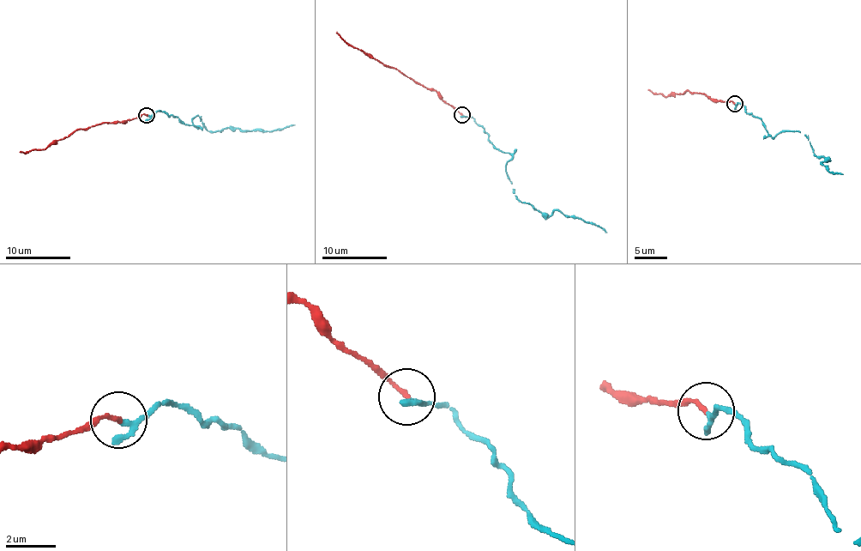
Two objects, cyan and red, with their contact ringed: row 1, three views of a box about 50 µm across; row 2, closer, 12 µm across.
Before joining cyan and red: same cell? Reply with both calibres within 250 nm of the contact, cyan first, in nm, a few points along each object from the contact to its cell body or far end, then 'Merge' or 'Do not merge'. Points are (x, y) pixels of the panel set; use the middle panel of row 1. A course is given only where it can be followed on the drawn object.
Thickness 170 nm (cyan) against 170 nm. Course of cyan: (462, 115), (470, 117), (497, 148), (512, 157), (505, 166), (521, 202), (550, 214), (558, 209), (607, 232). Course of red: (462, 115), (435, 90), (350, 46), (335, 32). Merge

